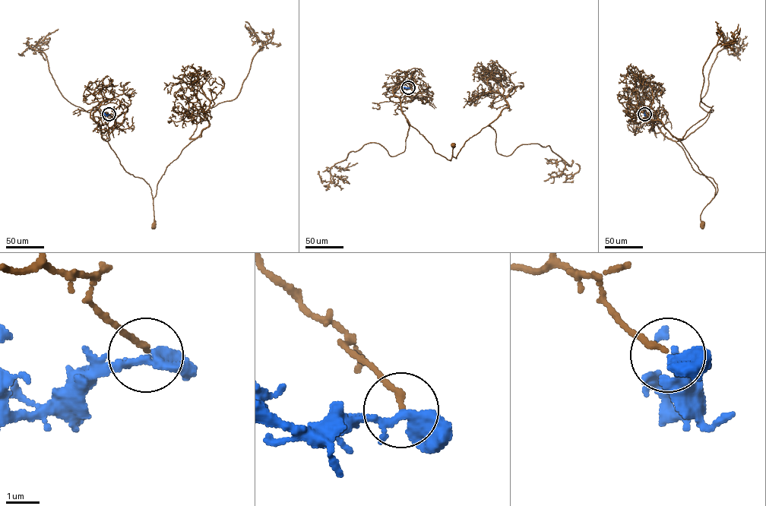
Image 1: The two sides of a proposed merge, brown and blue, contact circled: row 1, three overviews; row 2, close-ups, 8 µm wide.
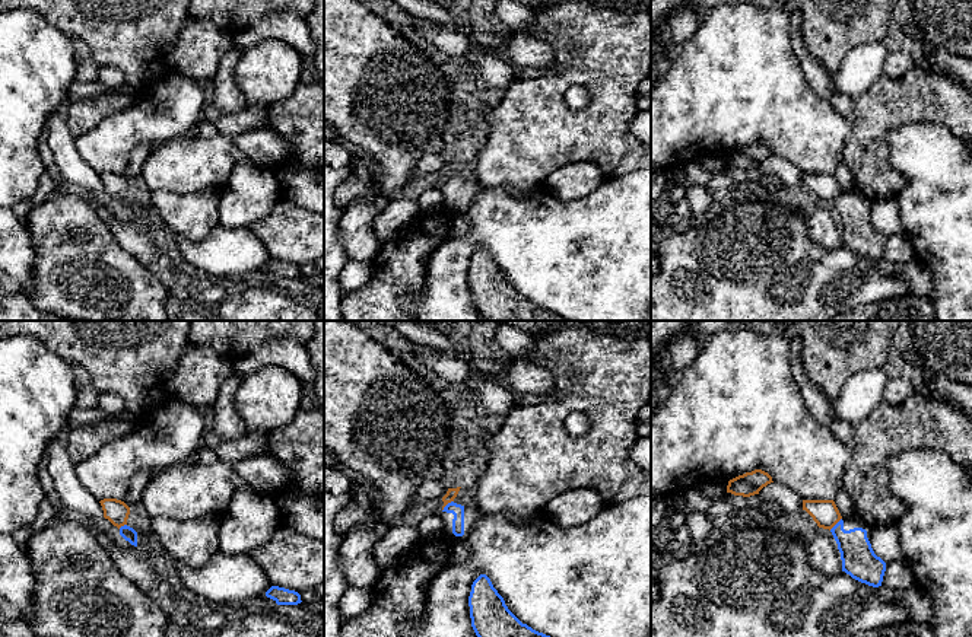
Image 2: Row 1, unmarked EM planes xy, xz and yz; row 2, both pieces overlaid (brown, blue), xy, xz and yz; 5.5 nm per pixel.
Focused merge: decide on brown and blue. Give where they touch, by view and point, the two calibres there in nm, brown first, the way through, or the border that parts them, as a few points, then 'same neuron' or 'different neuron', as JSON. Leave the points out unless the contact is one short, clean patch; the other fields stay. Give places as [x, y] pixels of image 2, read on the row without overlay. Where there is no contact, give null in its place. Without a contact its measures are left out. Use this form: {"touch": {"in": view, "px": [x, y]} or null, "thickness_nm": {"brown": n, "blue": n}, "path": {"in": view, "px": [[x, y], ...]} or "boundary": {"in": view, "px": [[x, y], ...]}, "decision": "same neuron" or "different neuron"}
{"touch": {"in": "xz", "px": [447, 177]}, "thickness_nm": {"brown": 60, "blue": 70}, "boundary": {"in": "xz", "px": [[453, 174], [442, 184]]}, "decision": "different neuron"}

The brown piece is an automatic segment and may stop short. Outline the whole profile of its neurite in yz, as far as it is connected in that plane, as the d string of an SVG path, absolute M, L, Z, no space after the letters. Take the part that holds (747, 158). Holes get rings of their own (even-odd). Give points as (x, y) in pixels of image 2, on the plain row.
M755 143L752 146L746 146L730 153L727 159L727 166L750 171L759 168L759 165L771 156L774 155L768 146L762 143Z

